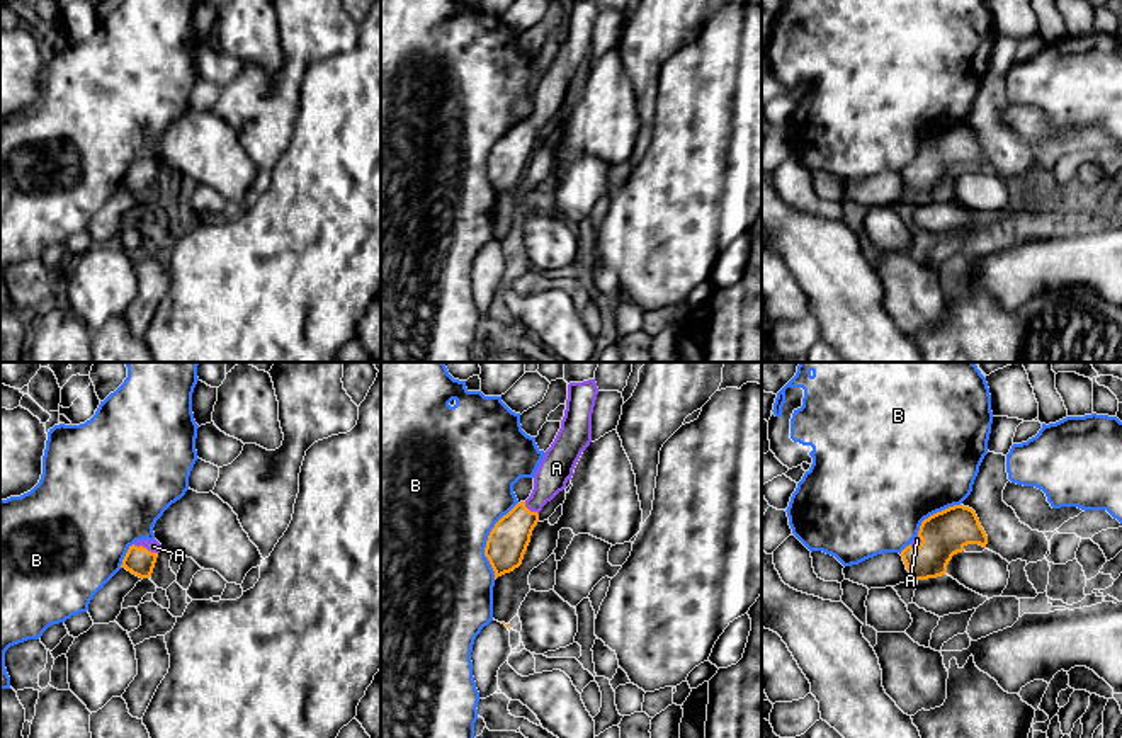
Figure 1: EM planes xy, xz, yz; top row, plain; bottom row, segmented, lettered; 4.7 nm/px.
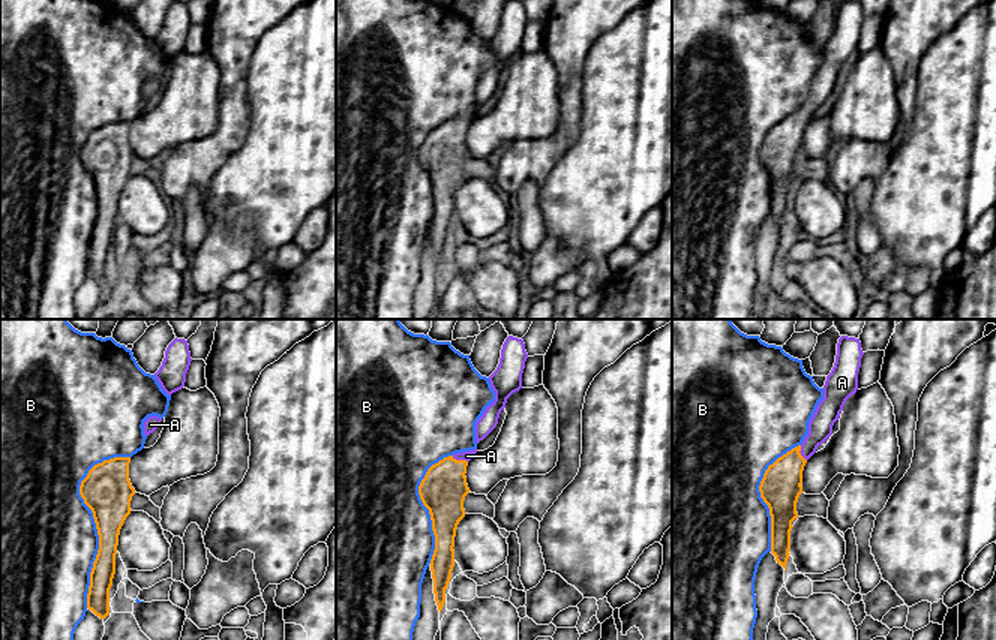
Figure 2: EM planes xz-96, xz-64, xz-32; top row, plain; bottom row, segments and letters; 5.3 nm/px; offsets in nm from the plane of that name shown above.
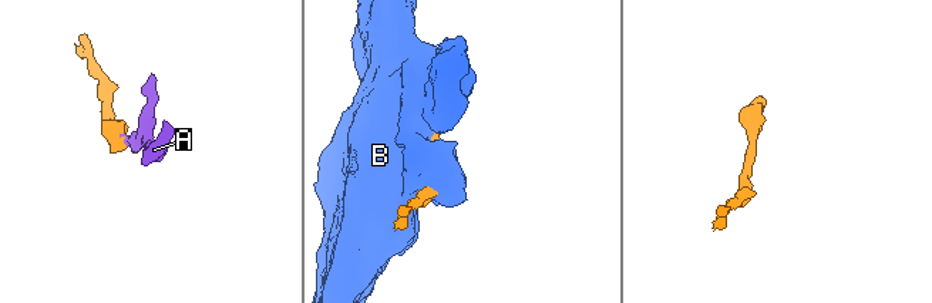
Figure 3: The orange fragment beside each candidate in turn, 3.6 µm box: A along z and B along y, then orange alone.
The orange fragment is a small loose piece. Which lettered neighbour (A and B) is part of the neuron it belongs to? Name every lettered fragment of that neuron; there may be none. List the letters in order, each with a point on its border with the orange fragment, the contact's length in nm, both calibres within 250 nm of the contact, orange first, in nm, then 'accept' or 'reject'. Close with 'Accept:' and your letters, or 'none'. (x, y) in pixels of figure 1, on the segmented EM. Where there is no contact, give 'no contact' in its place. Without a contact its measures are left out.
A: xy (145, 548) | 130 nm | 140/60 nm | accept
B: xz (487, 541) | 380 nm | 190/500 nm | reject
Accept: A

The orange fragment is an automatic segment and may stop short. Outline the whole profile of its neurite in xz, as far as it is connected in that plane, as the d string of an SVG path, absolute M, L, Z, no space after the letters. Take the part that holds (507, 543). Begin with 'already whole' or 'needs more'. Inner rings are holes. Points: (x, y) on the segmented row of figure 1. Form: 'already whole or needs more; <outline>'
needs more; M595 379L568 384L561 429L534 474L530 497L503 515L488 536L484 556L495 571L495 580L522 565L532 531L539 522L539 512L571 480L581 452L592 442L592 413L597 395Z

